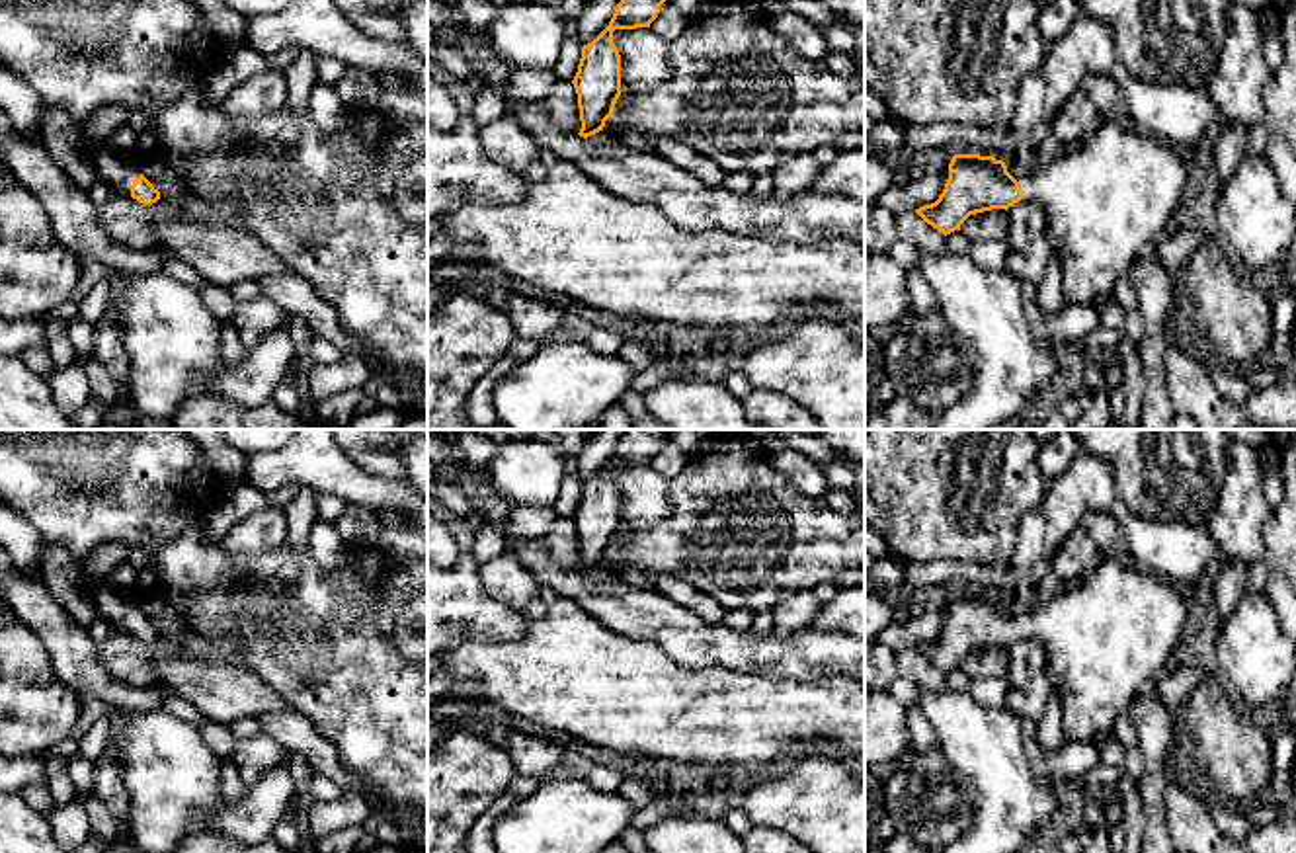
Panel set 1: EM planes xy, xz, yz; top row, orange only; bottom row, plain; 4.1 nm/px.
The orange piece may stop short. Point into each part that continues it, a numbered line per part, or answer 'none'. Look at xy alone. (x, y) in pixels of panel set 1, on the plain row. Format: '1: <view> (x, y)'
1: xy (120, 608)

